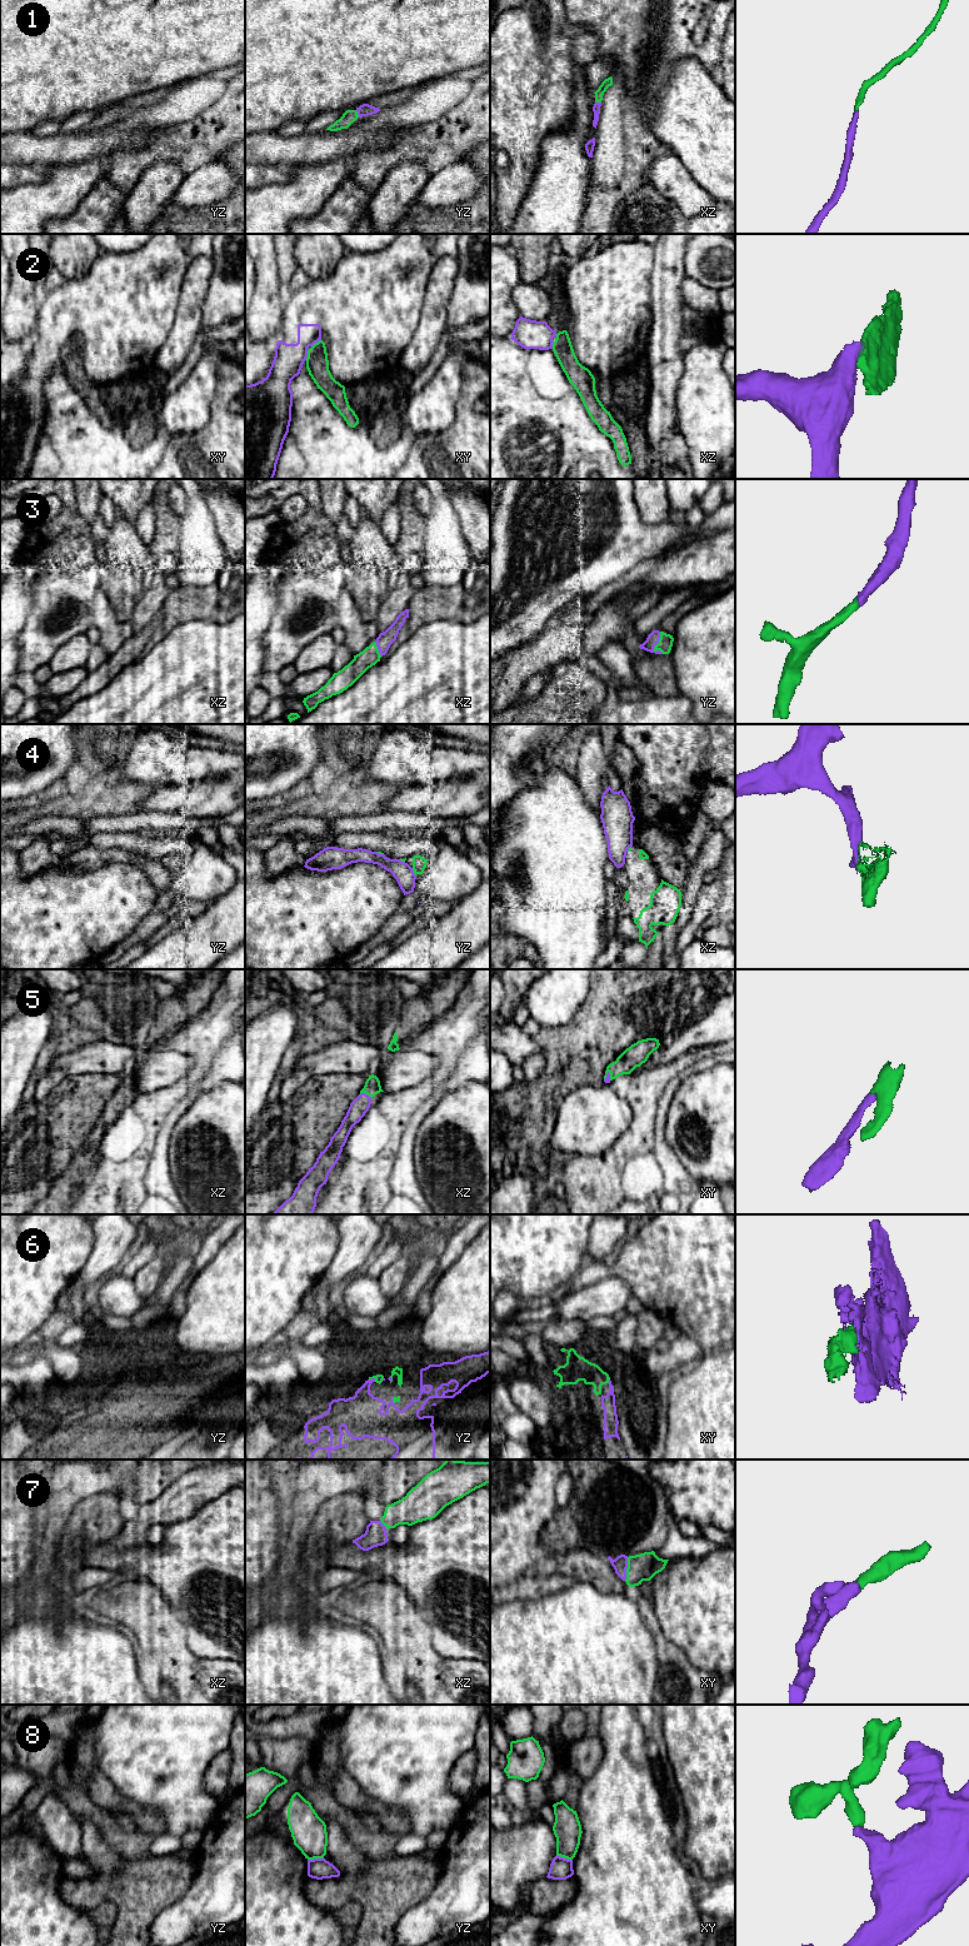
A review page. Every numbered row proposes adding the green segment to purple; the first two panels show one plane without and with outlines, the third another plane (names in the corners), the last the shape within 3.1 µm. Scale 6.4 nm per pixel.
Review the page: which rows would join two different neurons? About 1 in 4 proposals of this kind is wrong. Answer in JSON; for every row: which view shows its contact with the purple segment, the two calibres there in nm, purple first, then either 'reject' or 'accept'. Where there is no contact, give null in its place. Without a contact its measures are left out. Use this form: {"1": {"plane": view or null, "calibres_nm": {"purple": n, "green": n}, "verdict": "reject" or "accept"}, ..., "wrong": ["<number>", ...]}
{"1": {"plane": "yz", "calibres_nm": {"purple": 80, "green": 90}, "verdict": "accept"}, "2": {"plane": "xy", "calibres_nm": {"purple": 190, "green": 140}, "verdict": "reject"}, "3": {"plane": "yz", "calibres_nm": {"purple": 80, "green": 90}, "verdict": "accept"}, "4": {"plane": "yz", "calibres_nm": {"purple": 130, "green": 90}, "verdict": "reject"}, "5": {"plane": "xz", "calibres_nm": {"purple": 120, "green": 100}, "verdict": "accept"}, "6": {"plane": "xy", "calibres_nm": {"purple": 100, "green": 160}, "verdict": "accept"}, "7": {"plane": "xy", "calibres_nm": {"purple": 100, "green": 180}, "verdict": "accept"}, "8": {"plane": "yz", "calibres_nm": {"purple": 140, "green": 220}, "verdict": "reject"}, "wrong": ["2", "4", "8"]}

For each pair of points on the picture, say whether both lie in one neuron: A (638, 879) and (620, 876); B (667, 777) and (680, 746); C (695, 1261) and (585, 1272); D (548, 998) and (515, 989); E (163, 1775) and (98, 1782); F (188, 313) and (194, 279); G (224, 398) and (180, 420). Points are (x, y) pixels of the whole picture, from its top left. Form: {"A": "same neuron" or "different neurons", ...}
{"A": "different neurons", "B": "same neuron", "C": "same neuron", "D": "different neurons", "E": "different neurons", "F": "same neuron", "G": "different neurons"}

